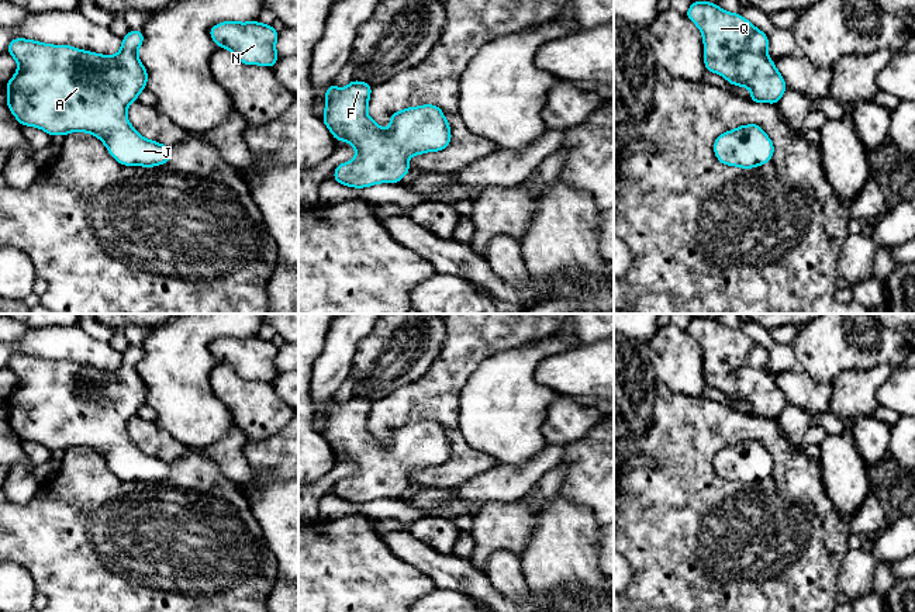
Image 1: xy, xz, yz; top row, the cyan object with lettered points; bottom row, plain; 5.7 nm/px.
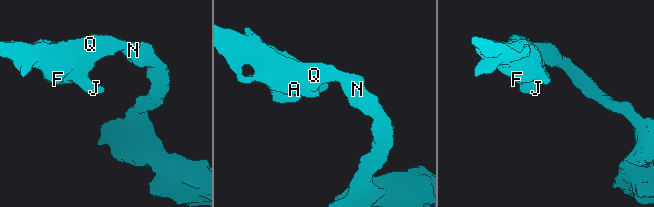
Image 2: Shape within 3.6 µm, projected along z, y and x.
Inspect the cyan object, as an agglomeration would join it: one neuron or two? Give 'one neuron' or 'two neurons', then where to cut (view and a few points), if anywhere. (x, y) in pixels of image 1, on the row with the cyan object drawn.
one neuron; no cut

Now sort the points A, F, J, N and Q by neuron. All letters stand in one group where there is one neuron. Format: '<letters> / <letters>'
A F J N Q

